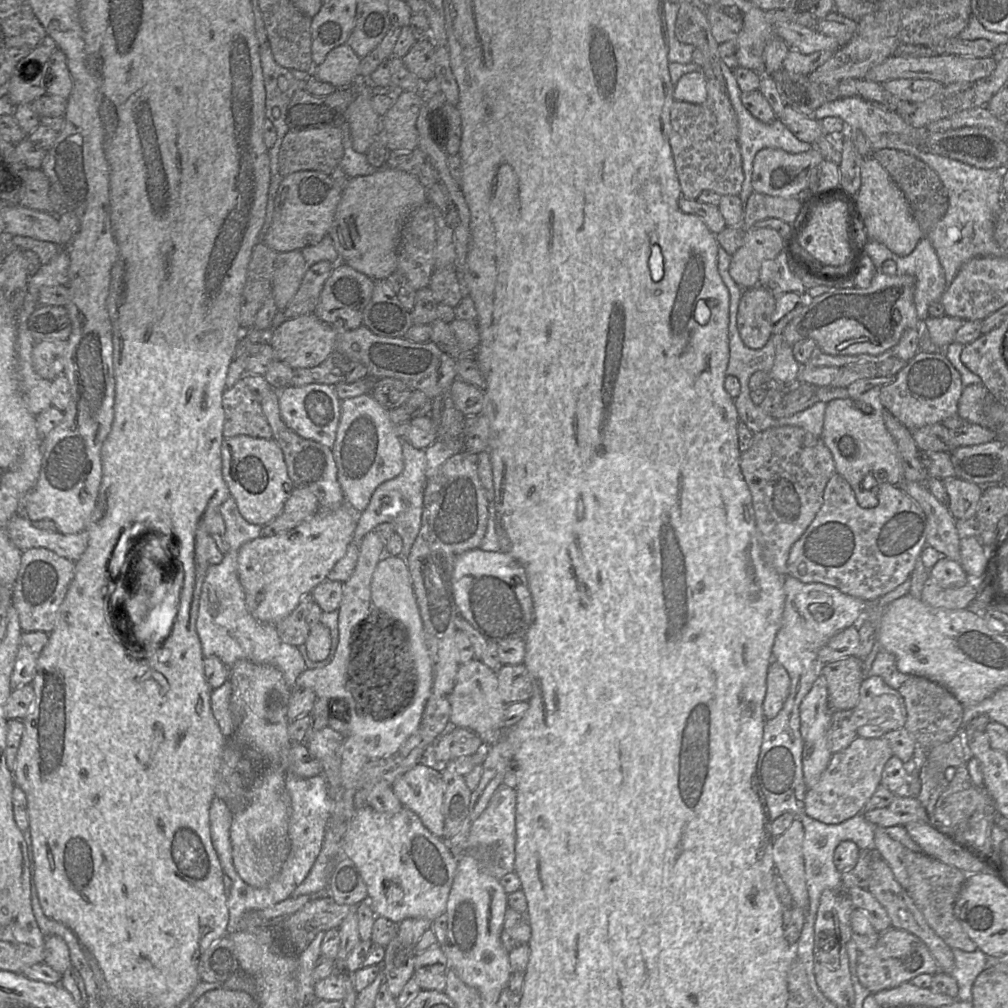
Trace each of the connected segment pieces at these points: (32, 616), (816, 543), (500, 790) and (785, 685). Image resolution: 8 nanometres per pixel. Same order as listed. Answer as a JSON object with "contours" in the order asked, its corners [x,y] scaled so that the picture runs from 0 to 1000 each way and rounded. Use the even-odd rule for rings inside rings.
{"contours":[[[[31,544],[22,548],[21,561],[14,581],[12,600],[15,602],[22,626],[51,628],[57,609],[74,570],[74,558],[46,544]]],[[[828,468],[809,514],[785,543],[781,570],[797,578],[828,582],[856,596],[872,594],[897,578],[920,541],[920,514],[891,481],[876,478],[870,492],[869,503],[855,504],[842,479]]],[[[497,778],[489,787],[482,802],[474,812],[468,815],[462,832],[456,838],[456,848],[468,848],[480,866],[494,873],[500,868],[510,864],[512,832],[511,806],[511,782]]],[[[766,655],[761,668],[760,688],[757,695],[759,714],[767,713],[777,702],[784,684],[784,672],[779,663]]]]}

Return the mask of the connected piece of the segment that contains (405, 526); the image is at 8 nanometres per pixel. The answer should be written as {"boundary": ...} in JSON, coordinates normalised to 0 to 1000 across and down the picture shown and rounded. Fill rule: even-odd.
{"boundary":[[[402,434],[398,435],[398,440],[401,457],[400,467],[393,474],[376,481],[371,487],[363,505],[354,510],[354,521],[350,530],[350,538],[356,540],[373,522],[380,519],[388,519],[391,527],[399,534],[398,553],[403,555],[418,524],[421,486],[424,474],[422,472],[422,446],[411,444]]]}

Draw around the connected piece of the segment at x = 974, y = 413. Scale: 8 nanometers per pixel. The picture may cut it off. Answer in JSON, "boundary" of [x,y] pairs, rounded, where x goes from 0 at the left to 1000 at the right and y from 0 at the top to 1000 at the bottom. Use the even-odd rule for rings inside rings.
{"boundary":[[[974,380],[956,384],[950,399],[949,411],[961,420],[981,425],[982,420],[976,409],[981,394],[980,387]]]}

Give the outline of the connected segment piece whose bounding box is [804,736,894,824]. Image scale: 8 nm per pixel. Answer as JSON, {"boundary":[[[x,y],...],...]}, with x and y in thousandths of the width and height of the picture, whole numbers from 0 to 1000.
{"boundary":[[[850,730],[840,742],[825,748],[812,776],[801,784],[798,808],[818,817],[832,817],[854,807],[873,779],[876,762],[885,749],[879,733]]]}

